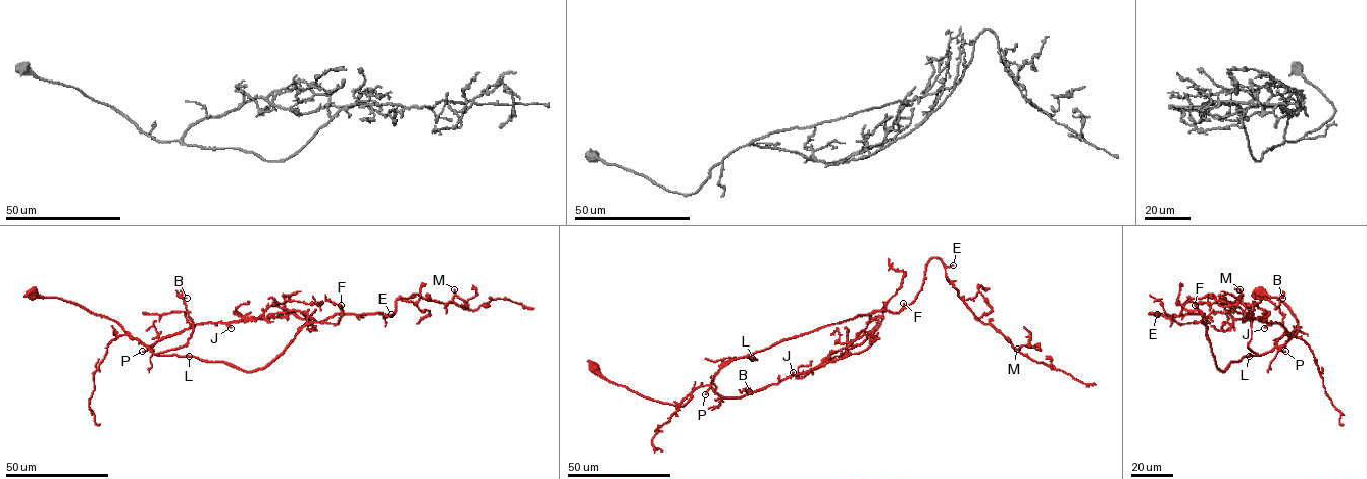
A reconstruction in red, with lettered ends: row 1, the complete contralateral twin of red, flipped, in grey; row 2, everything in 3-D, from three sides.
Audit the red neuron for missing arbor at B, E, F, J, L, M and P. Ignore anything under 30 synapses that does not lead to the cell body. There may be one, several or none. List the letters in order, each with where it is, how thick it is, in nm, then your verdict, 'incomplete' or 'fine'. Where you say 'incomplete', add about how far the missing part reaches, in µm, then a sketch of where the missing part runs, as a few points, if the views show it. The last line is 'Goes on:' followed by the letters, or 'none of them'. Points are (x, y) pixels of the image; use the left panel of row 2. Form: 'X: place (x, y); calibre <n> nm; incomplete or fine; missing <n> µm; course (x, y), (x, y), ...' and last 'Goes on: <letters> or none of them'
B: place (187, 298); calibre 160 nm; fine
E: place (391, 314); calibre 140 nm; fine
F: place (341, 305); calibre 190 nm; incomplete; missing 20 µm; course (341, 305), (334, 301), (327, 308)
J: place (231, 328); calibre 180 nm; fine
L: place (189, 356); calibre 150 nm; fine
M: place (454, 289); calibre 170 nm; incomplete; missing 15 µm; course (454, 289), (449, 284), (440, 283)
P: place (142, 351); calibre 170 nm; fine
Goes on: F, M

